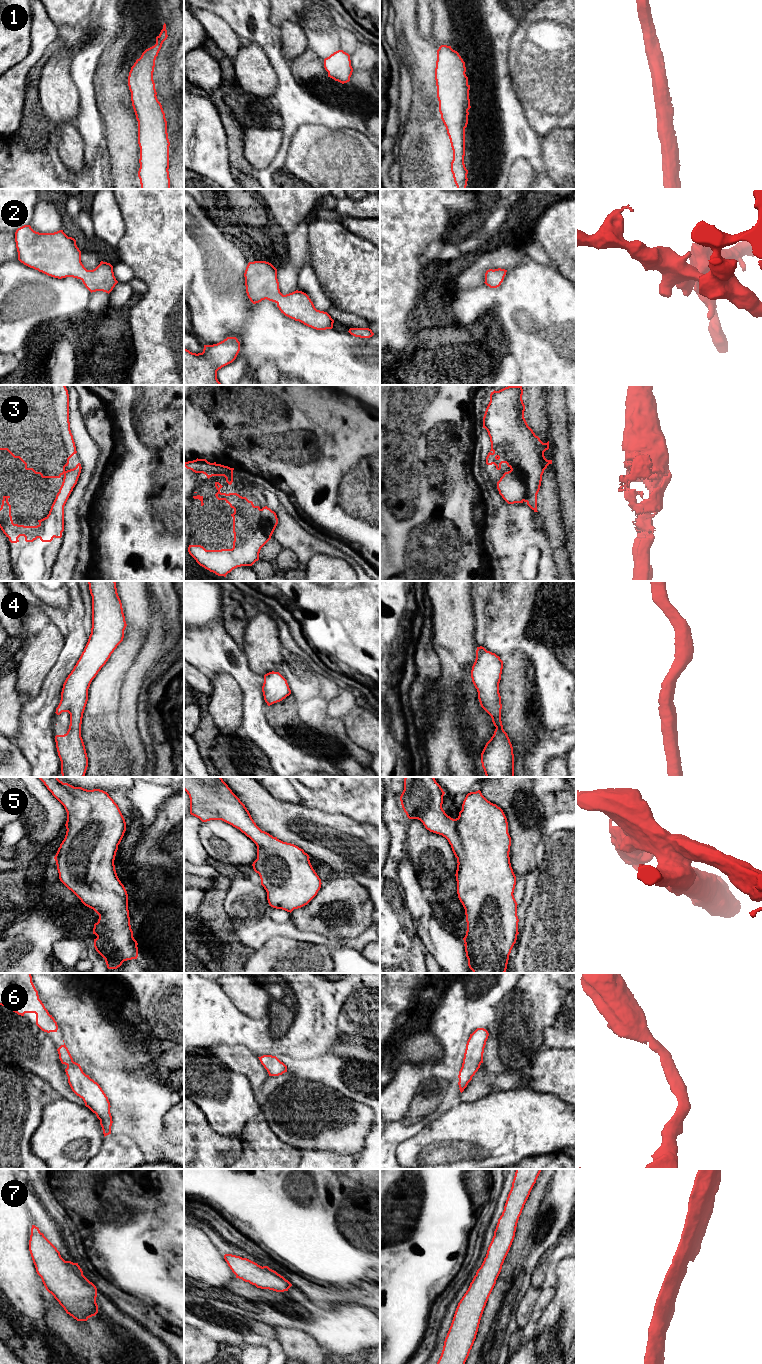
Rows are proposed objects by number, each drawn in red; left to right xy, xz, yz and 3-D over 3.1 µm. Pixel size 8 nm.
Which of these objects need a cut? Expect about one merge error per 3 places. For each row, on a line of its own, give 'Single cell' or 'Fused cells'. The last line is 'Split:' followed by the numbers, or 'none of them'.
1: Single cell
2: Single cell
3: Single cell
4: Single cell
5: Single cell
6: Single cell
7: Single cell
Split: none of them

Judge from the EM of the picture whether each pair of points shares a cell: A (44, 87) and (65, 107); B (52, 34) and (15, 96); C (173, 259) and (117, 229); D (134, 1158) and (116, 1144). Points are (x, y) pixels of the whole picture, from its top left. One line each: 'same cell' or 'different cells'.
A: same cell
B: same cell
C: different cells
D: same cell

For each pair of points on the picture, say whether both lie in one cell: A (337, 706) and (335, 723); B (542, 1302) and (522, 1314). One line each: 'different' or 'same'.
A: different
B: different

